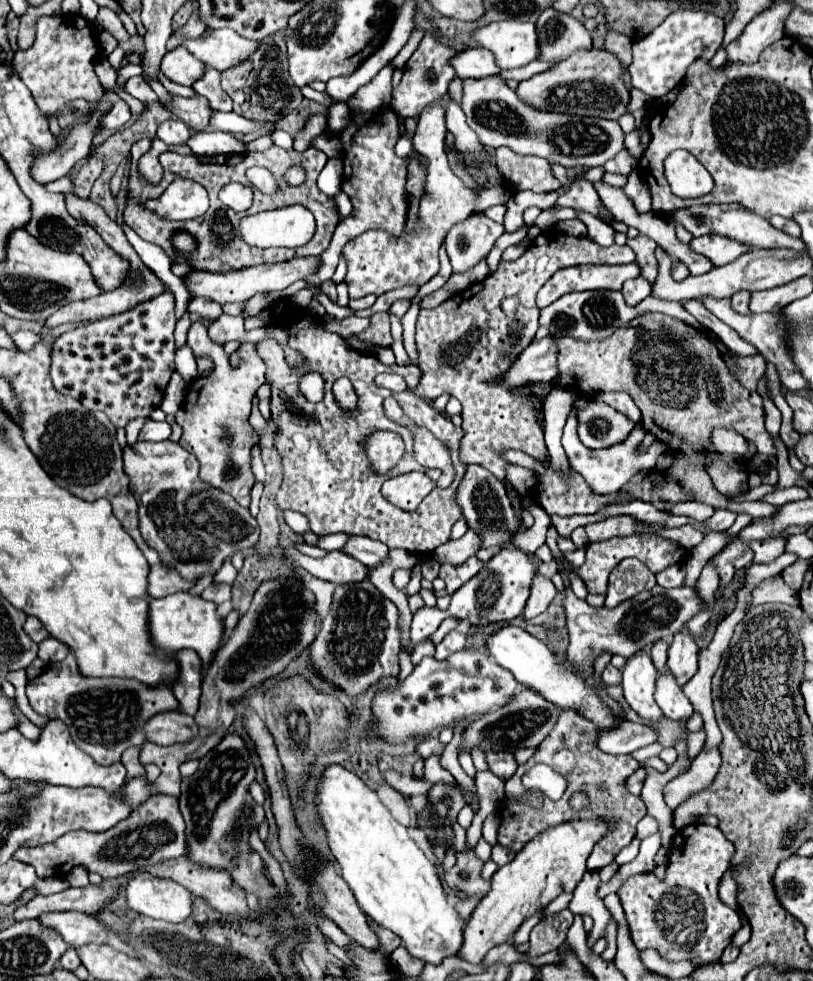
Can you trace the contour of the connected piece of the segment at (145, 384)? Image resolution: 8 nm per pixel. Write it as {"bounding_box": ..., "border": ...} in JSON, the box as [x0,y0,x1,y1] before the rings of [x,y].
{"bounding_box":[50,291,174,427],"border":[[[164,291],[150,301],[142,301],[132,307],[128,313],[112,315],[90,325],[82,325],[78,329],[66,331],[54,343],[52,351],[52,367],[50,375],[56,391],[62,395],[78,399],[84,407],[92,411],[104,411],[114,427],[126,427],[128,421],[138,417],[150,417],[150,413],[160,405],[164,397],[164,389],[174,371],[174,293]]]}

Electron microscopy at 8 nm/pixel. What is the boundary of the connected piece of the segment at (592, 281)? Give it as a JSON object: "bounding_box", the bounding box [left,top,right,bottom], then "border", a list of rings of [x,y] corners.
{"bounding_box":[536,263,640,309],"border":[[[636,263],[616,265],[616,267],[612,267],[612,265],[582,265],[582,267],[562,269],[540,289],[536,303],[540,309],[544,309],[568,291],[588,291],[588,289],[620,291],[626,279],[632,279],[638,275],[640,275],[640,267]]]}

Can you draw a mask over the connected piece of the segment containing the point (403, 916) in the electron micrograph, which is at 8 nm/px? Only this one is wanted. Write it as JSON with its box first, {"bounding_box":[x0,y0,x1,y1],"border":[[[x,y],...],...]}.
{"bounding_box":[318,765,466,965],"border":[[[330,765],[318,783],[318,811],[330,851],[362,911],[380,927],[396,933],[414,959],[440,965],[442,959],[458,955],[466,921],[448,903],[434,863],[418,849],[408,829],[392,817],[378,795],[354,773]]]}

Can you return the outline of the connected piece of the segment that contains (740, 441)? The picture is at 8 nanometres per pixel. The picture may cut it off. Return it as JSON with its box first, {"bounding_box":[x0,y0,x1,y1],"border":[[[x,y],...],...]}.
{"bounding_box":[711,429,748,455],"border":[[[715,429],[711,436],[711,448],[718,453],[736,453],[742,455],[748,451],[748,441],[734,430]]]}

